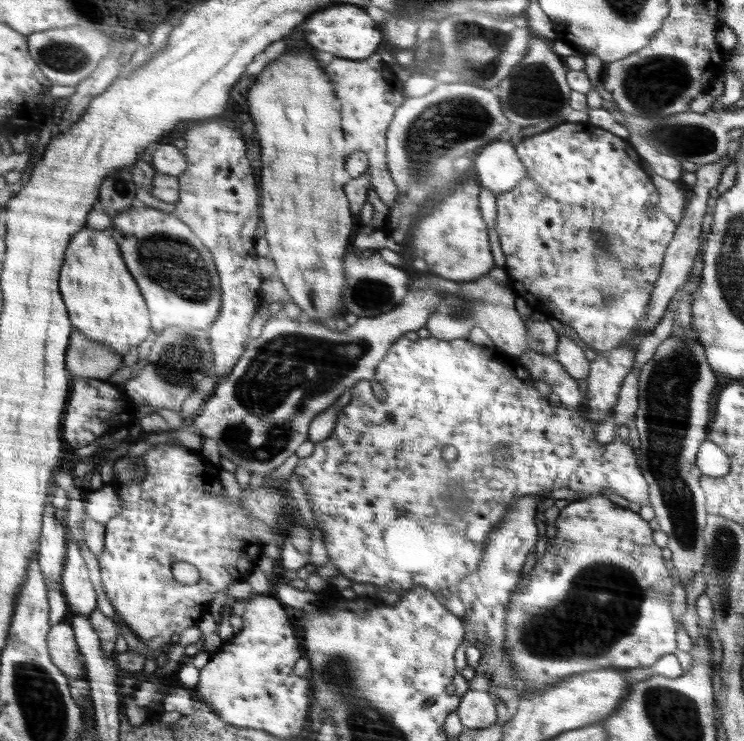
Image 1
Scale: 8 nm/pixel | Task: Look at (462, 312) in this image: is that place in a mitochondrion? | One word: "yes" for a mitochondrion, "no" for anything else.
yes

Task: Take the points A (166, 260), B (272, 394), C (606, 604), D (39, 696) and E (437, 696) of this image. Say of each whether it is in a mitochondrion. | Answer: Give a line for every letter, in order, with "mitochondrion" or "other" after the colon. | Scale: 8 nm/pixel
A: mitochondrion
B: mitochondrion
C: mitochondrion
D: mitochondrion
E: other

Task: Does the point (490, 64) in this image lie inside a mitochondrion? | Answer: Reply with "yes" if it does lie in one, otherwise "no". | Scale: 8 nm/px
yes

